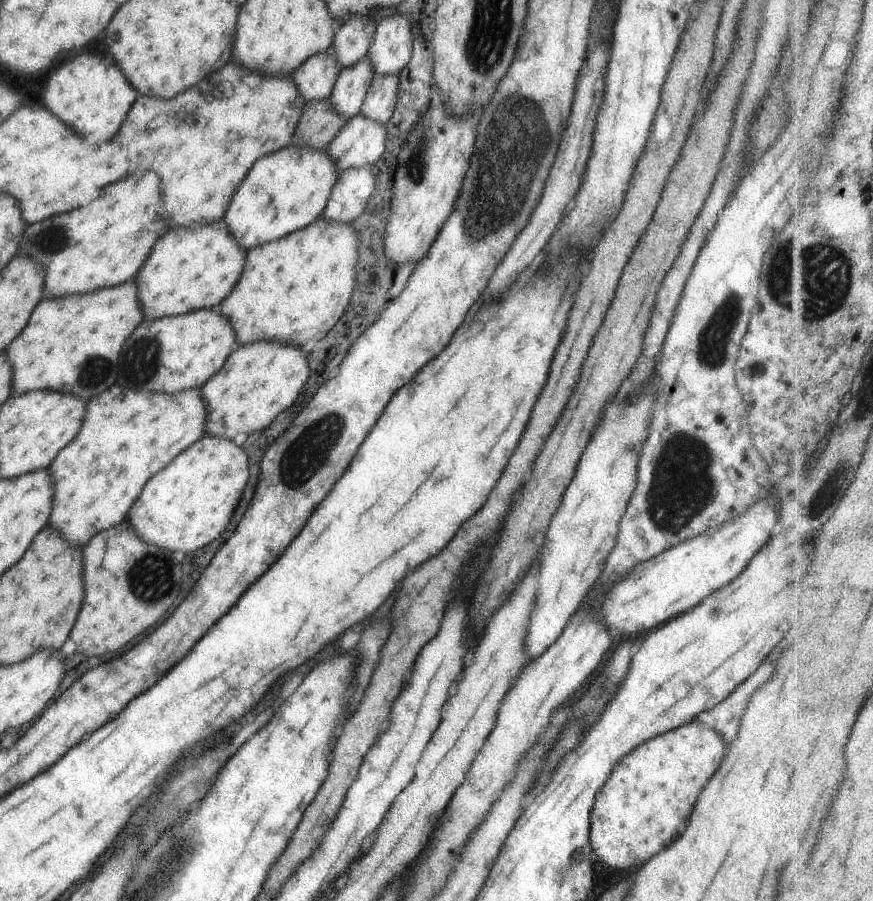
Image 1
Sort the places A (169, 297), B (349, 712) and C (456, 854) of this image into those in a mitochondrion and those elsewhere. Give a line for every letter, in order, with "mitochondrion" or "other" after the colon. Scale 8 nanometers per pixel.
A: other
B: other
C: other

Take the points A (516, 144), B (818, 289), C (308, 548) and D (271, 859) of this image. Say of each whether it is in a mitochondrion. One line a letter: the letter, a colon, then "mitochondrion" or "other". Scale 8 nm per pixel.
A: mitochondrion
B: mitochondrion
C: other
D: other

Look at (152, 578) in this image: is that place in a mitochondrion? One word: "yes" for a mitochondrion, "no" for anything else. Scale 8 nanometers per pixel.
yes

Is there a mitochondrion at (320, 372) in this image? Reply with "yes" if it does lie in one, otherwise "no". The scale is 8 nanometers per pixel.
no

